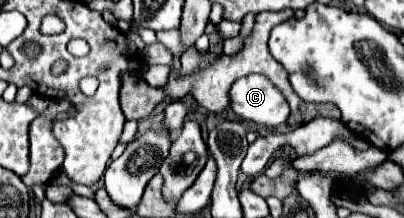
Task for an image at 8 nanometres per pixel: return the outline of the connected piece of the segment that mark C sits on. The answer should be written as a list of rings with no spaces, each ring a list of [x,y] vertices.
[[[258,73],[234,81],[230,87],[230,107],[238,117],[266,127],[284,125],[290,117],[288,101],[280,89]]]

